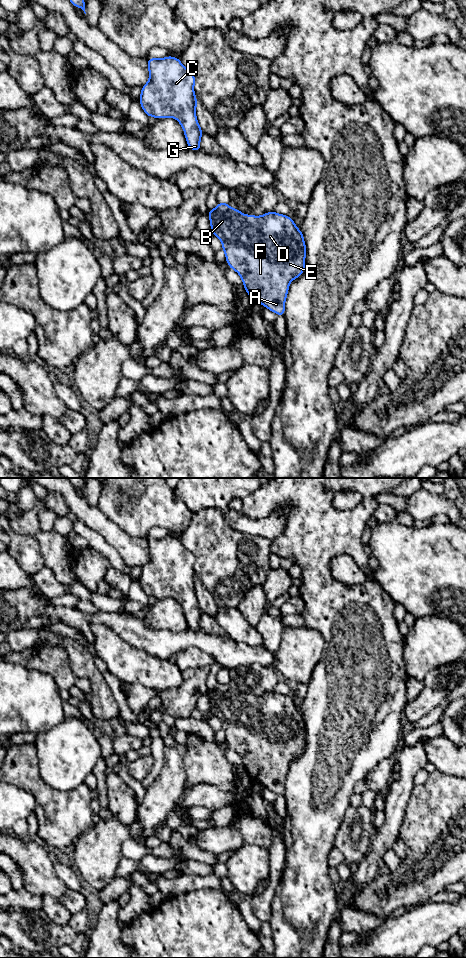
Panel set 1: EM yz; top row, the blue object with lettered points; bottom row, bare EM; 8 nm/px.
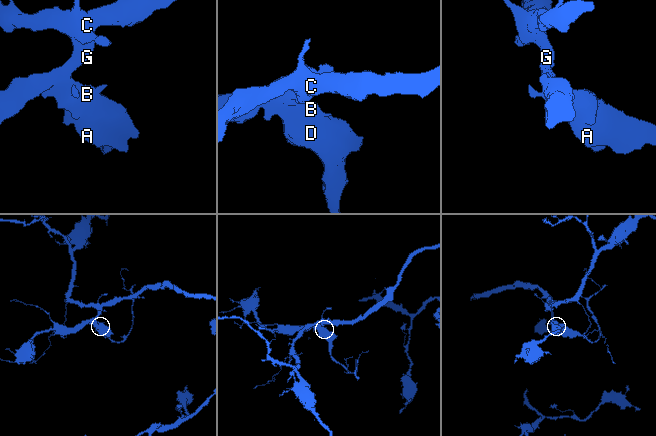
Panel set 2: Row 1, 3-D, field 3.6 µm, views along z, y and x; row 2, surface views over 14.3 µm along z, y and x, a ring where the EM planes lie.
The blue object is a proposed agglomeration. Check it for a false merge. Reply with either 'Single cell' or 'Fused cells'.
Fused cells

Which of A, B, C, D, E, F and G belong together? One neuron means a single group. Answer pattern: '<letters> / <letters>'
A B D E F / C G

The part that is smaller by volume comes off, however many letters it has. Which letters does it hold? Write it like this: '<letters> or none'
A, B, D, E, F

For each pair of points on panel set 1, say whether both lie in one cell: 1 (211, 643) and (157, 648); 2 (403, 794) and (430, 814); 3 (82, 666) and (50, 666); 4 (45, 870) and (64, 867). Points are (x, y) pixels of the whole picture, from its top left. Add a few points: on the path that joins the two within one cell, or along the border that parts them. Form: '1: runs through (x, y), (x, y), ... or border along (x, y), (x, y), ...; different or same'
1: runs through (198, 641), (179, 641), (170, 644); same
2: border along (414, 784), (406, 805), (405, 816), (402, 820); different
3: border along (56, 646), (64, 649), (68, 665), (76, 677); different
4: border along (53, 865), (54, 871), (68, 888); different

